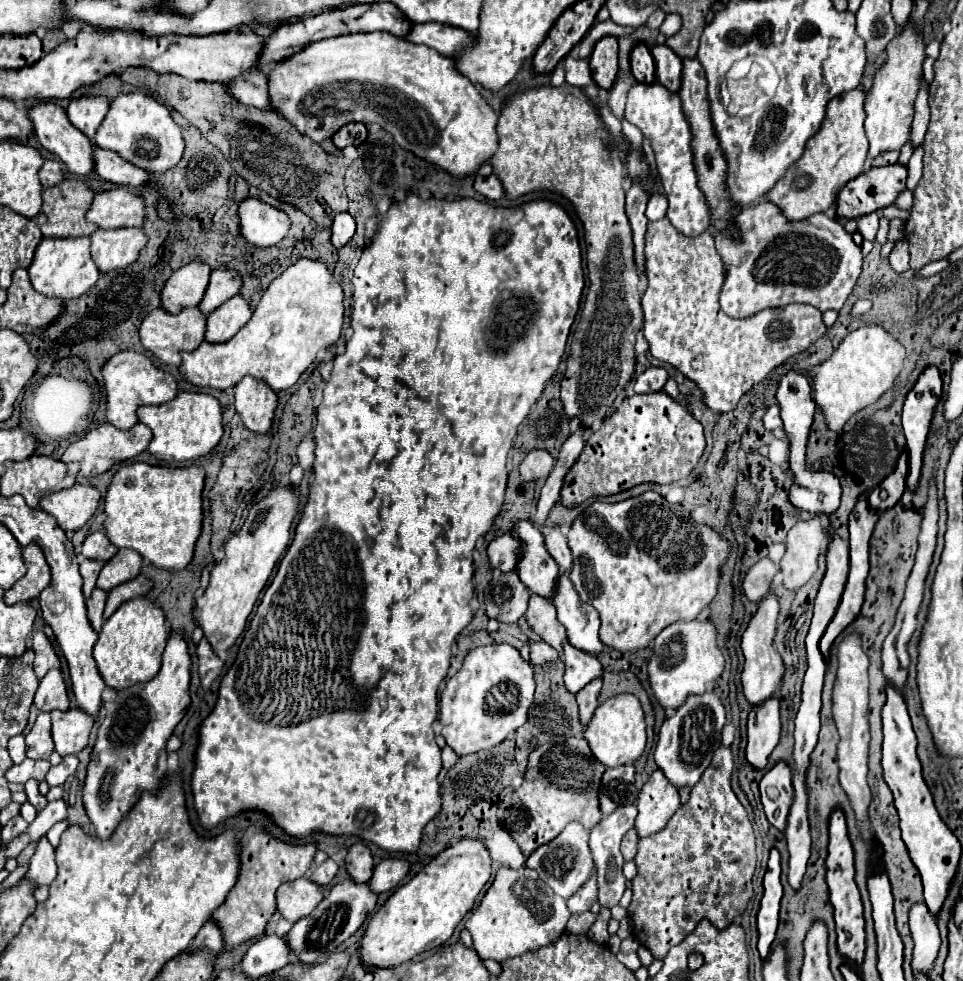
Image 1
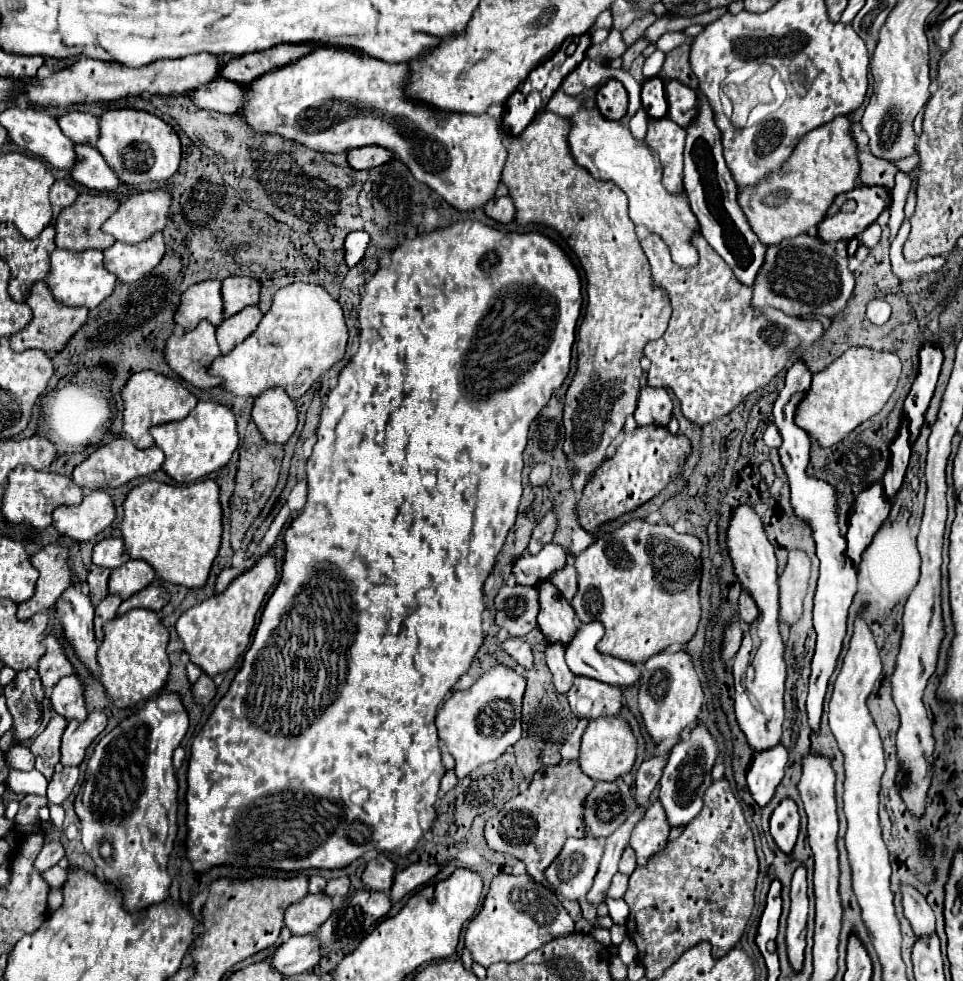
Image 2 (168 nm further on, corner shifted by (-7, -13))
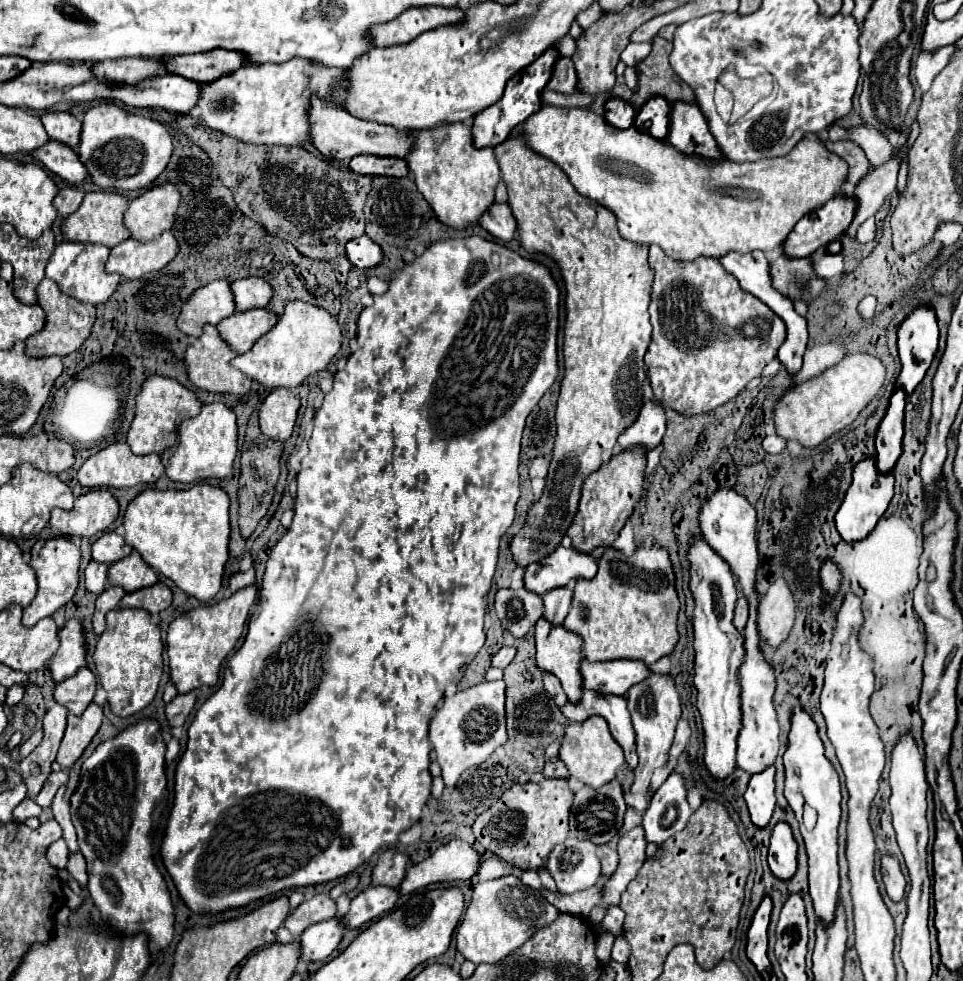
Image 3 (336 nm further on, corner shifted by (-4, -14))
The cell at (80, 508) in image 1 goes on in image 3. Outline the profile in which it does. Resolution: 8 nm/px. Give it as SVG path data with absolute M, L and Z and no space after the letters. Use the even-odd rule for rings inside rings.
M90 490L76 498L72 510L52 510L50 526L68 538L94 536L118 518L118 502L108 490Z

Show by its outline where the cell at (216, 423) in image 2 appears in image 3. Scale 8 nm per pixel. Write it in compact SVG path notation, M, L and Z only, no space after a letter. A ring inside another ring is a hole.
M222 402L204 404L202 412L194 418L186 418L178 428L178 442L166 448L162 464L166 474L174 482L190 484L204 478L224 478L232 472L232 462L236 456L236 414Z

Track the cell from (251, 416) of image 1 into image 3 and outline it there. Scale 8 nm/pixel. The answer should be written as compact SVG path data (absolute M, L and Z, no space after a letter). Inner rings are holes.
M274 388L260 404L260 430L272 440L286 442L292 436L300 400L286 388Z

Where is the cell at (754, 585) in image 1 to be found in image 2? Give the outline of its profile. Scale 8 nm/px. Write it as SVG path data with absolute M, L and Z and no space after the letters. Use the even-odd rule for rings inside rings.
M741 593L741 597L739 597L739 617L741 617L741 621L751 623L757 615L759 615L759 611L757 611L755 601L747 593Z

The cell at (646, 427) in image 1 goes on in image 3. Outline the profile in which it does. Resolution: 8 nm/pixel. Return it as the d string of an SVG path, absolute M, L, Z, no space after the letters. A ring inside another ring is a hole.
M622 450L586 478L576 518L568 528L568 536L572 538L572 546L576 550L592 552L598 546L610 546L618 538L618 532L642 498L646 486L646 462L644 450Z

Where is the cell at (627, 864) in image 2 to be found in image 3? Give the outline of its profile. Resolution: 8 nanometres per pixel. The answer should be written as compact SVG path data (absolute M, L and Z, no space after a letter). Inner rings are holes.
M600 846L600 860L602 860L602 874L610 876L616 872L616 866L618 866L618 852L614 848L608 848L608 846Z

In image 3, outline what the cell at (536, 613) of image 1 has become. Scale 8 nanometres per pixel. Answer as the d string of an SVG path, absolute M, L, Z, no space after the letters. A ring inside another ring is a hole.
M544 672L544 688L546 688L546 692L554 698L554 702L556 702L558 706L564 706L564 704L568 702L568 698L566 698L562 686L560 686L560 680L558 680L554 674L546 674L546 672Z

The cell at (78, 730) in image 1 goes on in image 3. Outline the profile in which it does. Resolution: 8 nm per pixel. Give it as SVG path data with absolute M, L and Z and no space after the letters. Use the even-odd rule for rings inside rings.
M90 704L82 716L68 716L68 726L64 740L58 750L56 762L68 770L84 752L84 748L90 744L90 740L96 736L98 728L102 724L102 708L98 704Z

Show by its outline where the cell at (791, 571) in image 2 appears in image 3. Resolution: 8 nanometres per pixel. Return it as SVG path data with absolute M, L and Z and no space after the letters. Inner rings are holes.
M780 578L772 582L772 586L768 588L766 596L760 600L758 606L758 626L762 640L778 648L780 642L788 638L788 632L794 624L794 616L796 616L794 594L788 586L788 580Z

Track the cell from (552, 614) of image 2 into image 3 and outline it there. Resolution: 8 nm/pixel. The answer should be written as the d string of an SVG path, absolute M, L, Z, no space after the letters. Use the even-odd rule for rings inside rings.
M544 616L536 622L536 664L556 674L570 702L578 702L582 694L582 676L578 662L582 660L582 638L564 626L548 626Z

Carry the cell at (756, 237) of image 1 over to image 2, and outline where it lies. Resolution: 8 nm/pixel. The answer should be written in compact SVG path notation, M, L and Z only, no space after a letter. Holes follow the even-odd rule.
M811 235L785 239L779 245L767 247L765 263L753 285L753 305L775 307L793 317L821 313L833 317L843 309L855 287L855 275L847 269L847 259L839 259L829 243Z

